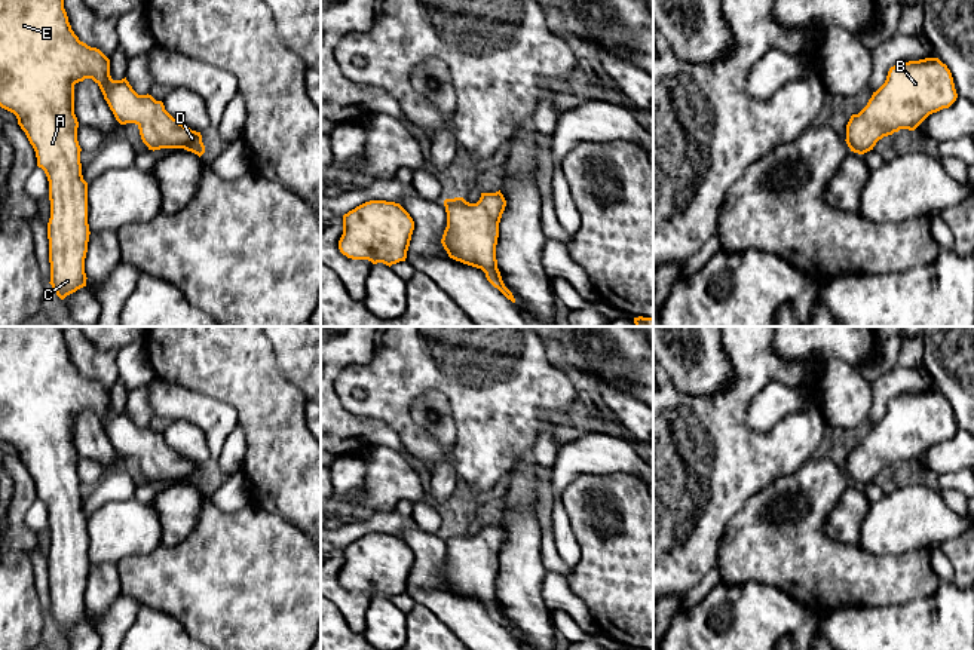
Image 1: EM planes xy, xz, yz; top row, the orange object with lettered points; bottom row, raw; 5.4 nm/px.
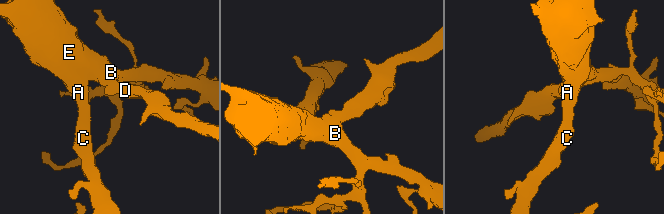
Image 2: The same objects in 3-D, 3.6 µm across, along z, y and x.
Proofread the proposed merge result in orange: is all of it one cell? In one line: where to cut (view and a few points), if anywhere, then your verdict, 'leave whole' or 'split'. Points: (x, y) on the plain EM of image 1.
cut none; leave whole

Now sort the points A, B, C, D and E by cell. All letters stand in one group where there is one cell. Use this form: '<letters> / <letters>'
A B C D E

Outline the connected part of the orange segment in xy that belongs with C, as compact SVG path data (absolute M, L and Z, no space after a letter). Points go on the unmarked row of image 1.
M0 326L0 439L13 445L25 464L49 513L50 551L48 555L50 617L56 628L86 619L85 591L89 574L88 515L82 508L79 454L74 447L74 417L92 411L120 457L135 456L148 482L184 481L205 485L200 464L174 451L162 433L138 427L125 411L113 413L110 392L80 374L71 362L62 326Z

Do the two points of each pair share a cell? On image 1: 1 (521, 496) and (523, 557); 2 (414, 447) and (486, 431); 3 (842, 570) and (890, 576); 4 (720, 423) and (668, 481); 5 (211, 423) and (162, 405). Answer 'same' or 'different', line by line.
1: same
2: same
3: same
4: same
5: same

